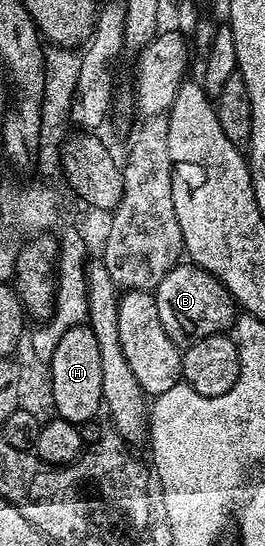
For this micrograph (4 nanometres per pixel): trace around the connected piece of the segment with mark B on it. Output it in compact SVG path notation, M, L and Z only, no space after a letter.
M180 264L174 266L161 284L157 284L153 291L157 313L161 316L161 328L173 340L176 346L186 348L205 336L213 336L230 331L234 327L237 317L237 307L233 296L209 272L205 272L194 264Z

